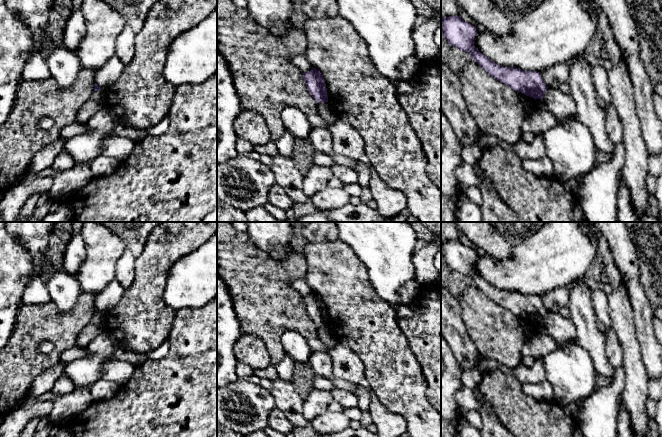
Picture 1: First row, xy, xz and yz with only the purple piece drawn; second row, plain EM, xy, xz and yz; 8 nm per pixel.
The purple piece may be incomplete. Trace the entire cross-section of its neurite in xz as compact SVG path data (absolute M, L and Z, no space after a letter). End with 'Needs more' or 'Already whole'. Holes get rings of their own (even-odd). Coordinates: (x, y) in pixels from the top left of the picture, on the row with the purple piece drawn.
M312 67L309 72L302 73L302 76L305 80L309 93L315 101L317 103L328 102L326 83L322 73Z. Already whole

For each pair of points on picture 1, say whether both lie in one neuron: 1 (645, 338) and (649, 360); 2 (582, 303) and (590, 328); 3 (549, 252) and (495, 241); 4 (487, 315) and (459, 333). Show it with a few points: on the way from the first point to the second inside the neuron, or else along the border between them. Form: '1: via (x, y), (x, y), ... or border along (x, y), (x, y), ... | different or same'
1: via (648, 343), (649, 355) | same
2: via (582, 309), (586, 322) | same
3: border along (535, 232), (518, 243), (507, 258), (496, 258) | different
4: border along (460, 306), (463, 325), (476, 350) | different

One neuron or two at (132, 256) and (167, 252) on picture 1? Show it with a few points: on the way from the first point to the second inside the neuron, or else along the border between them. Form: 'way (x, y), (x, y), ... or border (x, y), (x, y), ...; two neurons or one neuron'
border (149, 234), (142, 253), (134, 263), (133, 278); two neurons

